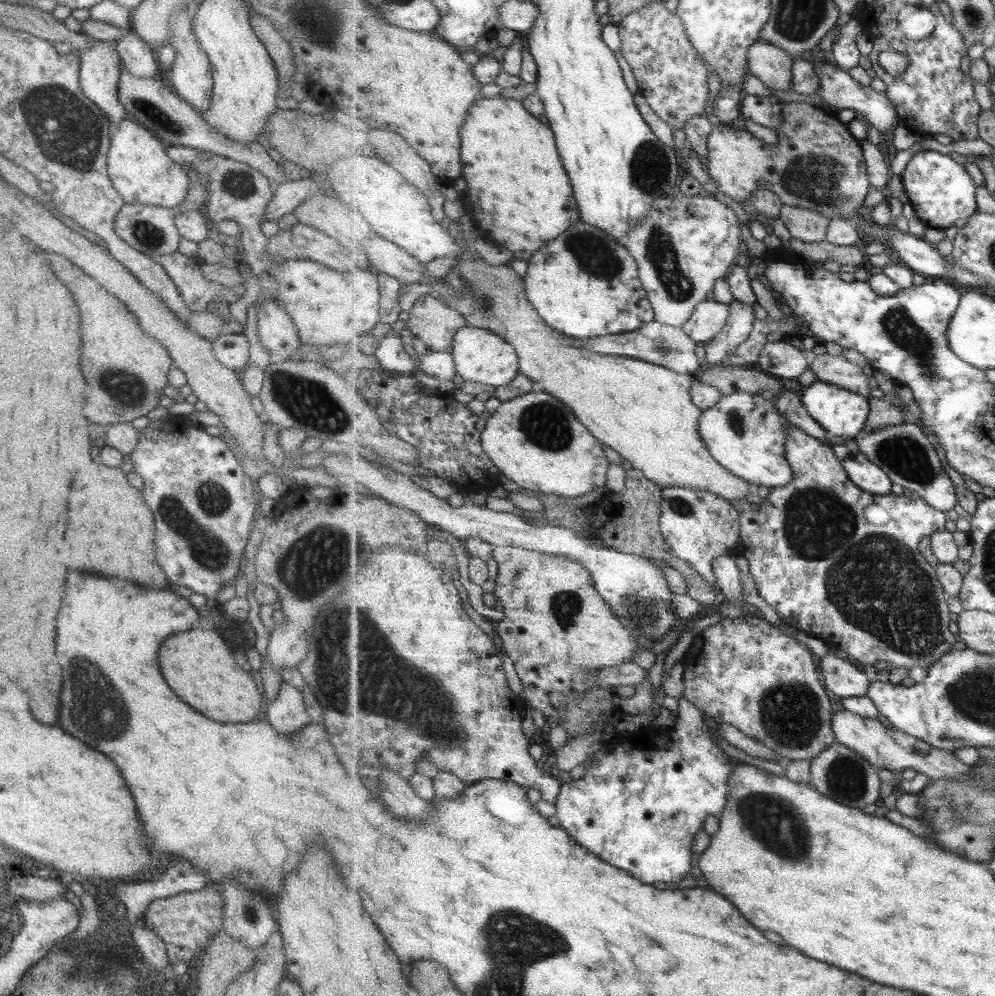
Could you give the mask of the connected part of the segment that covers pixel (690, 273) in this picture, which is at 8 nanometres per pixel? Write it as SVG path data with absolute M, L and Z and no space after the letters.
M680 184L676 185L666 198L658 199L648 219L644 219L642 224L634 227L630 235L620 241L630 249L632 256L637 257L641 279L648 289L650 300L653 301L657 321L682 327L692 319L698 305L712 297L716 282L720 278L728 280L732 268L743 253L742 244L745 244L742 239L742 224L736 216L736 210L706 193L686 195Z

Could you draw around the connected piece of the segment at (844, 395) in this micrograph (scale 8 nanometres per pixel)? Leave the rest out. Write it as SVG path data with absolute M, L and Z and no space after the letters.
M820 380L807 388L803 401L810 414L824 426L830 435L850 438L858 438L865 431L873 410L868 396L862 396L861 393L855 393L850 389Z

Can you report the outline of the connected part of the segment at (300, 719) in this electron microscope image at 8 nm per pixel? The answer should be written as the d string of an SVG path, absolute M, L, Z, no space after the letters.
M283 681L276 699L268 702L265 720L278 734L292 734L304 728L311 718L304 704L303 691Z

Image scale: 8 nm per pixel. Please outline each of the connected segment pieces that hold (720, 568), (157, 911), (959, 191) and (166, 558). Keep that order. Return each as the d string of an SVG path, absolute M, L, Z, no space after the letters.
M736 555L722 556L714 561L715 574L718 580L718 590L731 603L747 604L743 600L744 584L742 584L742 570L736 562Z
M214 884L192 892L168 898L153 900L146 910L144 919L154 925L154 931L166 945L169 962L172 965L183 961L190 961L199 950L204 950L216 933L222 929L222 916L224 916L225 898L222 889Z
M933 150L916 153L902 174L903 185L916 214L928 226L940 229L956 226L958 220L978 212L978 186L968 168L956 162L956 155Z
M160 418L150 422L150 425L144 430L138 430L138 444L134 448L134 452L129 454L130 460L127 467L137 472L142 477L144 483L144 500L152 510L154 520L156 520L156 558L158 564L162 567L162 571L170 584L174 583L180 586L187 586L191 591L207 596L210 604L217 604L218 593L228 584L233 584L240 577L240 562L242 562L242 554L250 539L250 532L253 530L255 517L255 509L257 500L254 498L254 480L245 473L244 468L240 464L238 457L233 450L227 445L227 442L221 436L212 436L203 427L188 426L188 422L170 422L172 418Z

